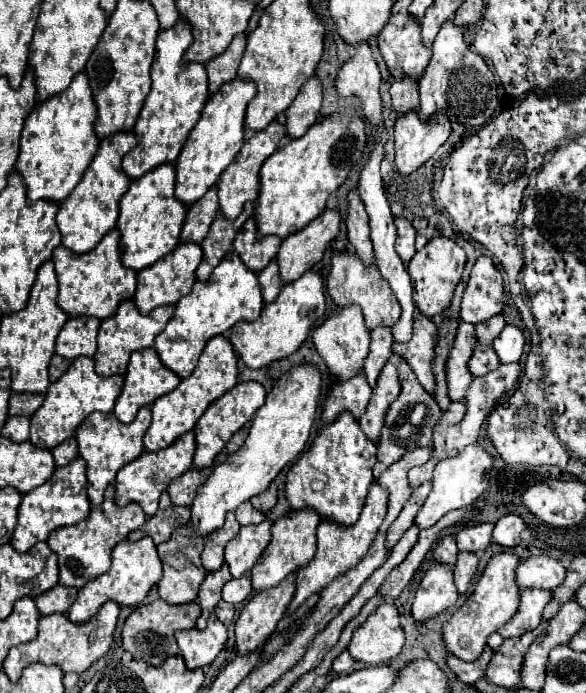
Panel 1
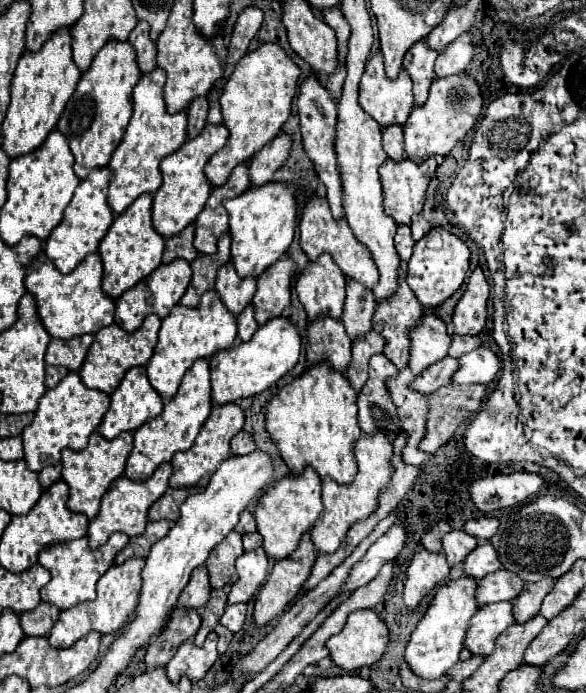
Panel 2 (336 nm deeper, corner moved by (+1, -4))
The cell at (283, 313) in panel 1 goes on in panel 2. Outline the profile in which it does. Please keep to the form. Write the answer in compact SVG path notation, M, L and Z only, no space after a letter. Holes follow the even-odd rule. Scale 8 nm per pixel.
M284 315L260 325L254 337L238 347L224 349L212 357L210 377L212 377L212 403L224 405L242 397L252 397L274 385L282 375L286 375L298 361L300 355L300 329Z

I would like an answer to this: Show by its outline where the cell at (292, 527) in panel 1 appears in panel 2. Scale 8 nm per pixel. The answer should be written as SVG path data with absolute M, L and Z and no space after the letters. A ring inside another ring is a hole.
M308 467L300 477L286 477L272 483L254 511L258 533L264 537L266 555L274 561L280 561L294 553L302 533L308 533L314 527L314 521L320 517L322 509L324 507L320 499L320 477L314 469Z

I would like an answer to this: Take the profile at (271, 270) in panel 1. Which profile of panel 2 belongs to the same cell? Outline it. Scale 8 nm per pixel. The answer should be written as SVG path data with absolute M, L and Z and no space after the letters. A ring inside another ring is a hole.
M250 303L240 315L238 315L238 339L240 341L248 341L254 331L258 329L258 323L254 319L254 305Z

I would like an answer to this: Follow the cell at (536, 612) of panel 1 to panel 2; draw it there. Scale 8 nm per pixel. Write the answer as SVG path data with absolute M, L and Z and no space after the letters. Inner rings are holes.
M508 601L480 607L480 611L470 621L464 647L468 647L474 655L488 657L488 653L494 653L494 641L498 639L498 635L514 623L516 621L512 613L512 603Z

